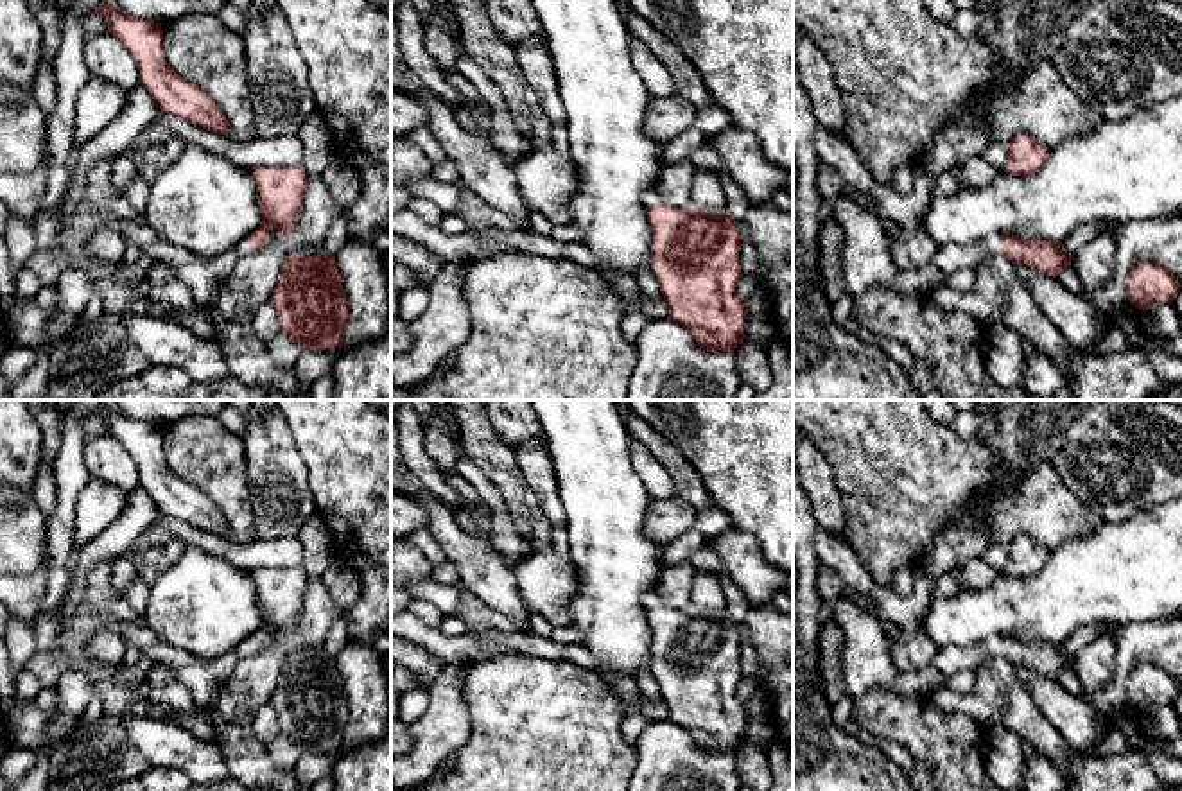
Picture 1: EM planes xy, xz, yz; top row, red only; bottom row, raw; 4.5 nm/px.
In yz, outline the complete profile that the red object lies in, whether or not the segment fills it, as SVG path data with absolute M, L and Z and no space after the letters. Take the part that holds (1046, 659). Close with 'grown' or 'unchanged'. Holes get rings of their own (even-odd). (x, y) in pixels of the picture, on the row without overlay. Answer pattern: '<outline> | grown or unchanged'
M847 594L834 599L832 619L843 630L843 683L845 694L857 698L872 687L899 694L929 696L943 687L956 671L976 671L986 658L1003 656L1015 667L1046 674L1053 680L1071 667L1062 655L1062 642L1024 642L1017 637L990 637L974 646L943 646L922 669L899 673L891 658L891 642L882 630L882 619L861 610Z | grown

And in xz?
M655 590L644 594L642 608L651 631L651 673L669 708L667 723L683 728L703 752L734 753L746 741L746 712L735 696L743 680L739 622L692 608L669 608Z | grown

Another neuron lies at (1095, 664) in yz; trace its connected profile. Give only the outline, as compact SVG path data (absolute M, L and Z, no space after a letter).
M1096 637L1073 658L1073 671L1076 673L1083 694L1094 694L1108 685L1114 676L1117 658L1117 644L1108 637Z

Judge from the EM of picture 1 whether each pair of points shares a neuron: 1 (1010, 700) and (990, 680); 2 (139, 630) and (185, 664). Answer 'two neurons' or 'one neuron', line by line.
1: one neuron
2: one neuron

